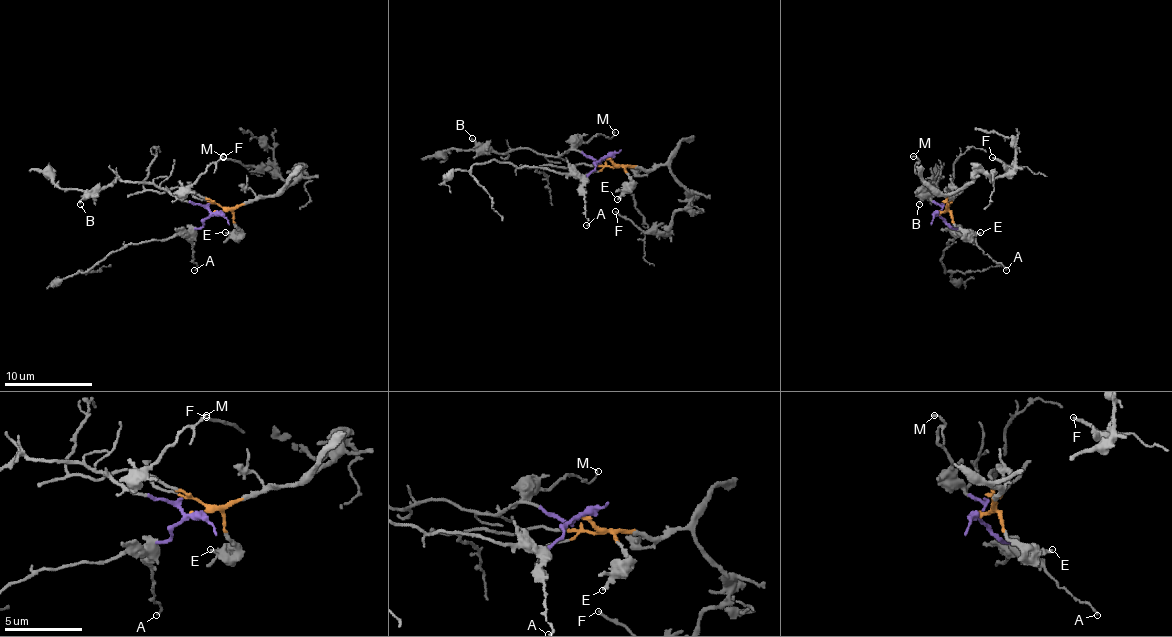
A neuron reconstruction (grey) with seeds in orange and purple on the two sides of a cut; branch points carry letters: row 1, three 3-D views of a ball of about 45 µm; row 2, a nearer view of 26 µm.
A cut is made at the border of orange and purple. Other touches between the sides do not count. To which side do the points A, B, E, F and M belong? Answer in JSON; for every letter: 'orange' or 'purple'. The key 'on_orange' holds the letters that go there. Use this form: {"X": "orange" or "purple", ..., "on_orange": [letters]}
{"A": "purple", "B": "purple", "E": "orange", "F": "orange", "M": "purple", "on_orange": ["E", "F"]}

